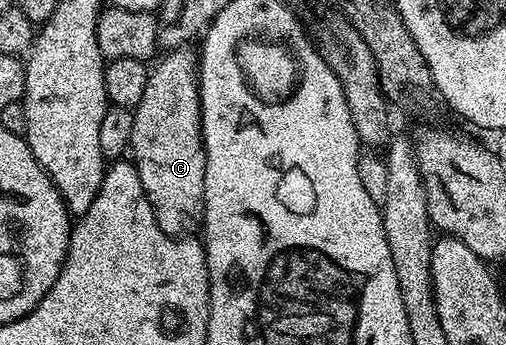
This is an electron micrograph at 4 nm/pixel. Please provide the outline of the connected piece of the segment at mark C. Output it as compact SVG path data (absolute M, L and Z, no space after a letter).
M189 45L187 47L179 47L174 51L169 51L161 58L159 62L151 68L148 80L146 81L145 92L142 93L142 98L138 101L138 105L132 109L132 116L134 117L133 132L131 134L130 153L132 154L132 162L136 166L136 171L139 173L139 181L142 182L144 195L147 197L149 205L153 213L155 213L155 220L158 221L159 228L167 235L173 237L181 236L195 220L199 220L202 213L205 191L205 149L204 139L201 136L201 101L200 101L200 77L198 74L198 51L195 46Z

